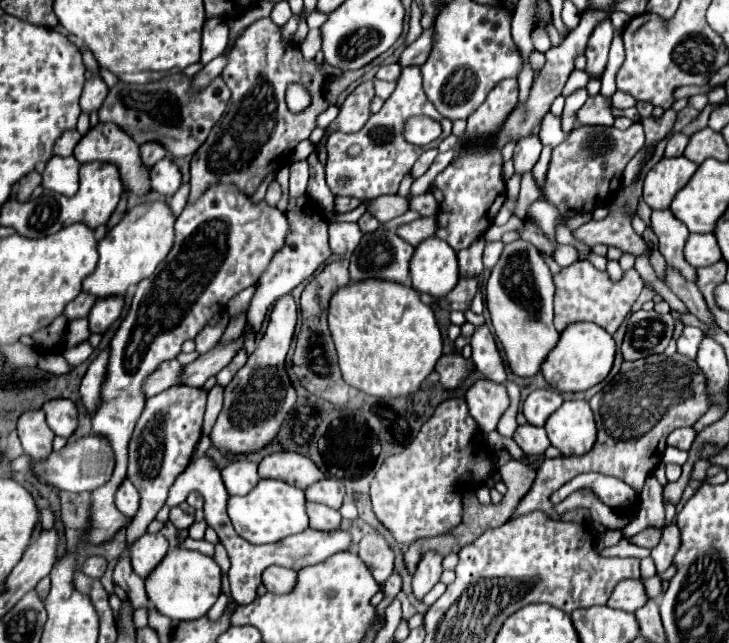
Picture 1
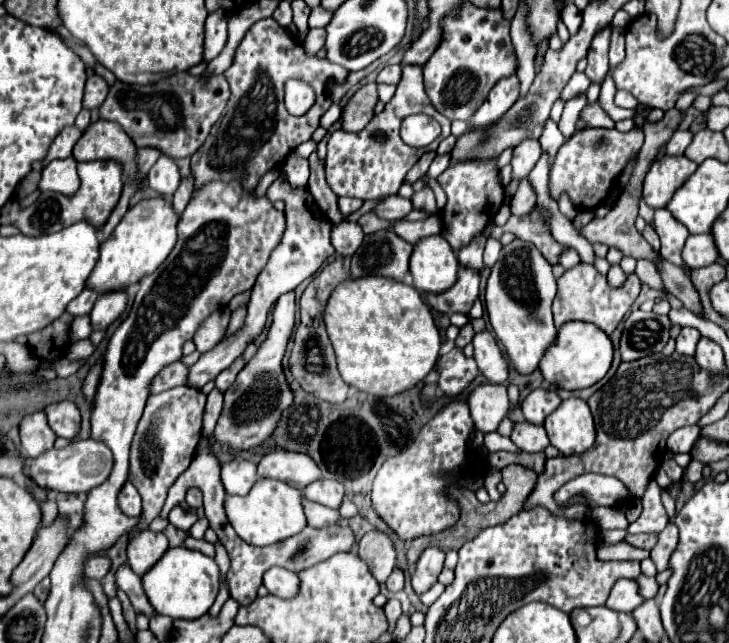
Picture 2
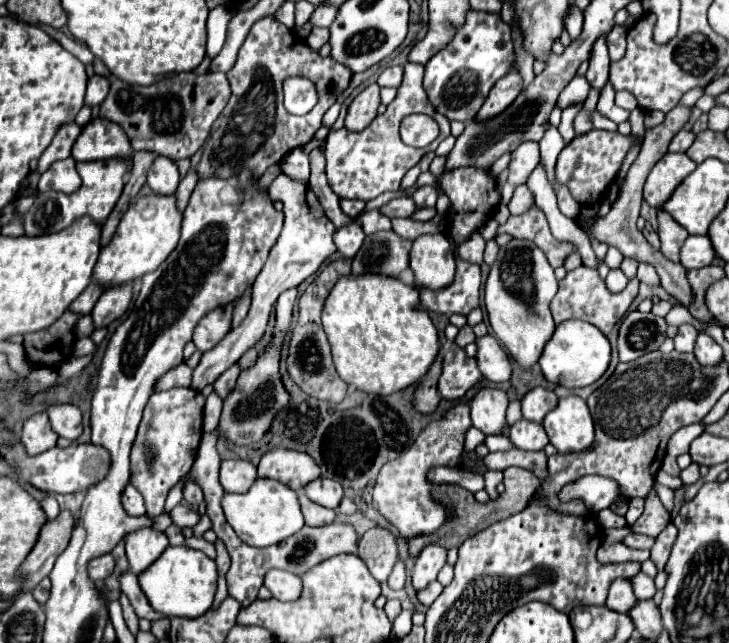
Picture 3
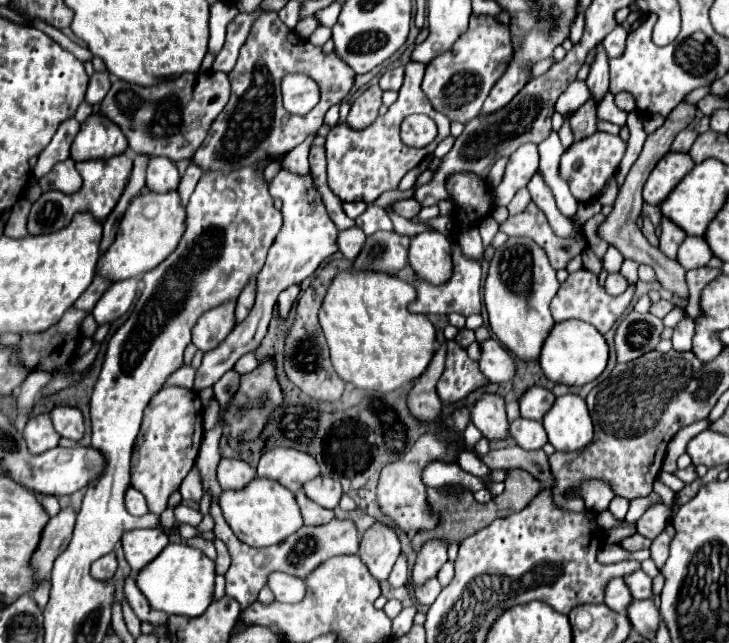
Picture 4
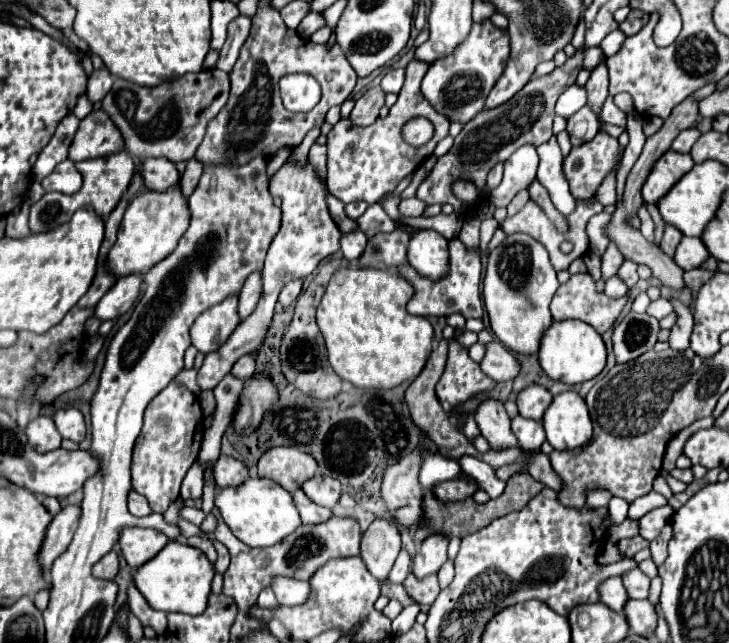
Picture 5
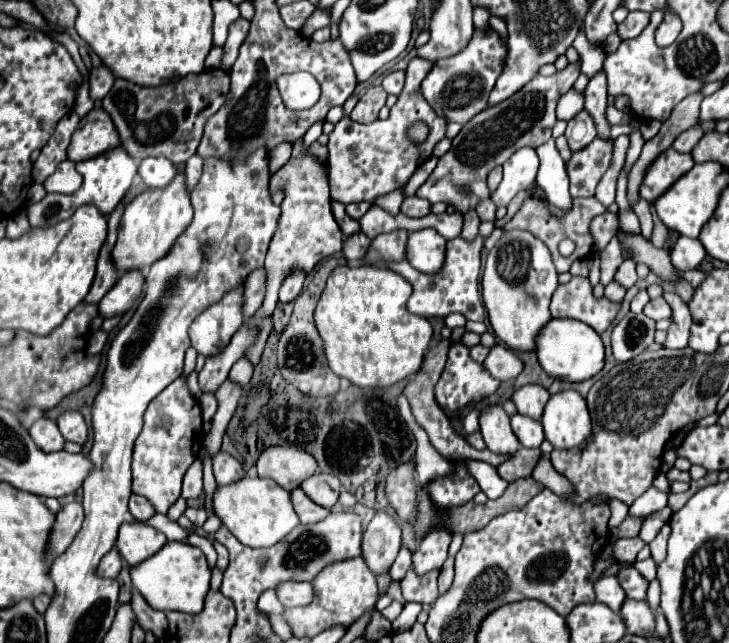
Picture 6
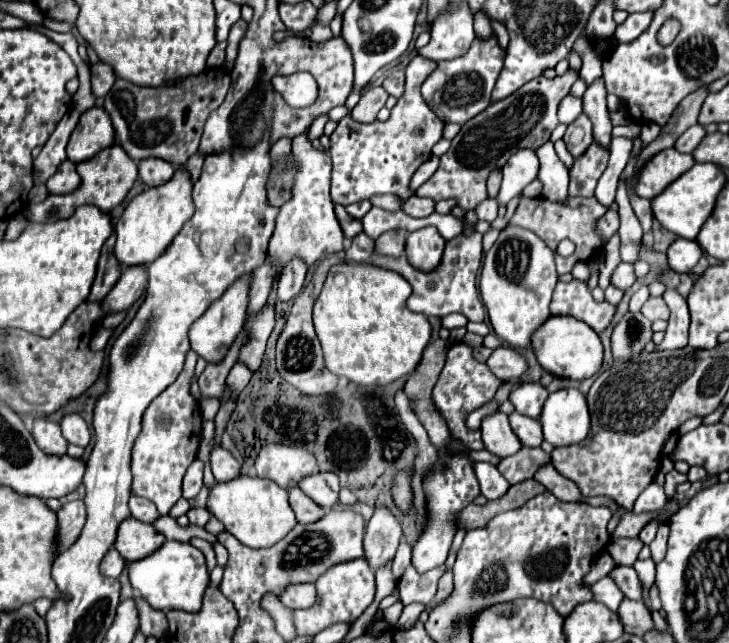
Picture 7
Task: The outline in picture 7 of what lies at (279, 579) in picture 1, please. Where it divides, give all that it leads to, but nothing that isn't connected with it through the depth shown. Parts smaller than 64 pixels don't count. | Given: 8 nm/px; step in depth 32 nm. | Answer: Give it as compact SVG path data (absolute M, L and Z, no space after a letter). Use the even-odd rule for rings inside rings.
M294 584L284 590L280 602L288 608L310 608L316 602L316 586L314 584Z

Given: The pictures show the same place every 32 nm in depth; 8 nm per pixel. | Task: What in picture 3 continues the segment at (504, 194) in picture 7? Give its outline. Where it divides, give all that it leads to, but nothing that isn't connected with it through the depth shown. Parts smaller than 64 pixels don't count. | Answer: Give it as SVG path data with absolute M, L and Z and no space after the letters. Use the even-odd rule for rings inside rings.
M524 142L524 144L520 144L520 148L516 148L512 152L512 160L508 164L508 180L506 180L506 184L498 184L500 204L510 202L514 190L518 186L526 184L528 176L538 166L538 162L540 162L540 152L538 152L536 142Z

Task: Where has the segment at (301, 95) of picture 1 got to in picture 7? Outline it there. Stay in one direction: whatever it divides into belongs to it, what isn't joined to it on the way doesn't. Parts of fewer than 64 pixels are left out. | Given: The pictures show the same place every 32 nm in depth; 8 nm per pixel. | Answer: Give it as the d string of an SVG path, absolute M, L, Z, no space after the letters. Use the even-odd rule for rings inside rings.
M296 72L292 76L274 76L272 90L284 96L284 100L294 108L310 106L318 96L316 80L308 72Z

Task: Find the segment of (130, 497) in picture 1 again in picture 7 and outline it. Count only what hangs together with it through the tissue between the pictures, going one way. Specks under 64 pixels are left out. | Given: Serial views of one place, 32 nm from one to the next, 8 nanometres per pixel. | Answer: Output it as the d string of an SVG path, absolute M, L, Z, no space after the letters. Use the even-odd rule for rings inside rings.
M130 498L130 514L146 524L152 524L160 518L160 512L156 510L156 506L150 502L150 500L144 500L144 498Z

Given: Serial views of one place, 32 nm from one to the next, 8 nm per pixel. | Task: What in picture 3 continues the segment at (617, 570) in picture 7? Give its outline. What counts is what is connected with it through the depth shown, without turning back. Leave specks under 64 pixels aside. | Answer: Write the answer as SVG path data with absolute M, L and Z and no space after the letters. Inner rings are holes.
M638 572L636 576L628 578L628 582L634 588L634 594L638 600L646 600L646 598L654 598L656 588L654 588L654 580L650 576L646 576L644 572Z

